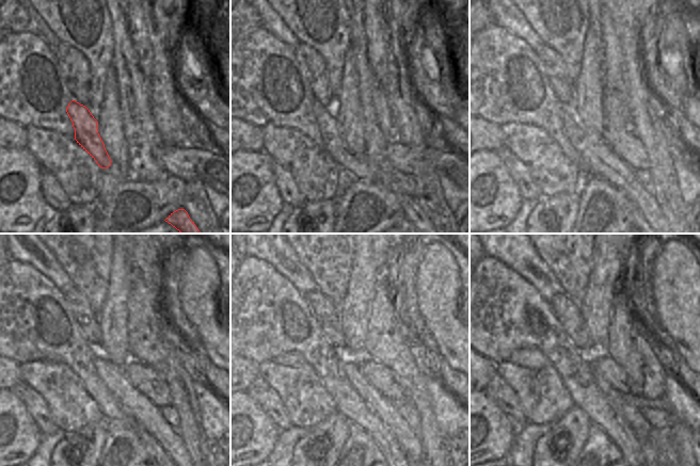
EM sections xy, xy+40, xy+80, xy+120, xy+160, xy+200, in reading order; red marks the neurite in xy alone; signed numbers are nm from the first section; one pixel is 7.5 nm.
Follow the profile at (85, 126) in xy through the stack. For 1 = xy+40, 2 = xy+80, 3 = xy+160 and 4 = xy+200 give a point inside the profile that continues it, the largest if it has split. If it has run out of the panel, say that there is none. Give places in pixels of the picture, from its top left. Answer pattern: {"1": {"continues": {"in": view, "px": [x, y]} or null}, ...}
{"1": {"continues": {"in": "xy+40", "px": [358, 165]}}, "2": {"continues": {"in": "xy+80", "px": [599, 160]}}, "3": {"continues": {"in": "xy+160", "px": [386, 410]}}, "4": {"continues": {"in": "xy+200", "px": [633, 416]}}}

